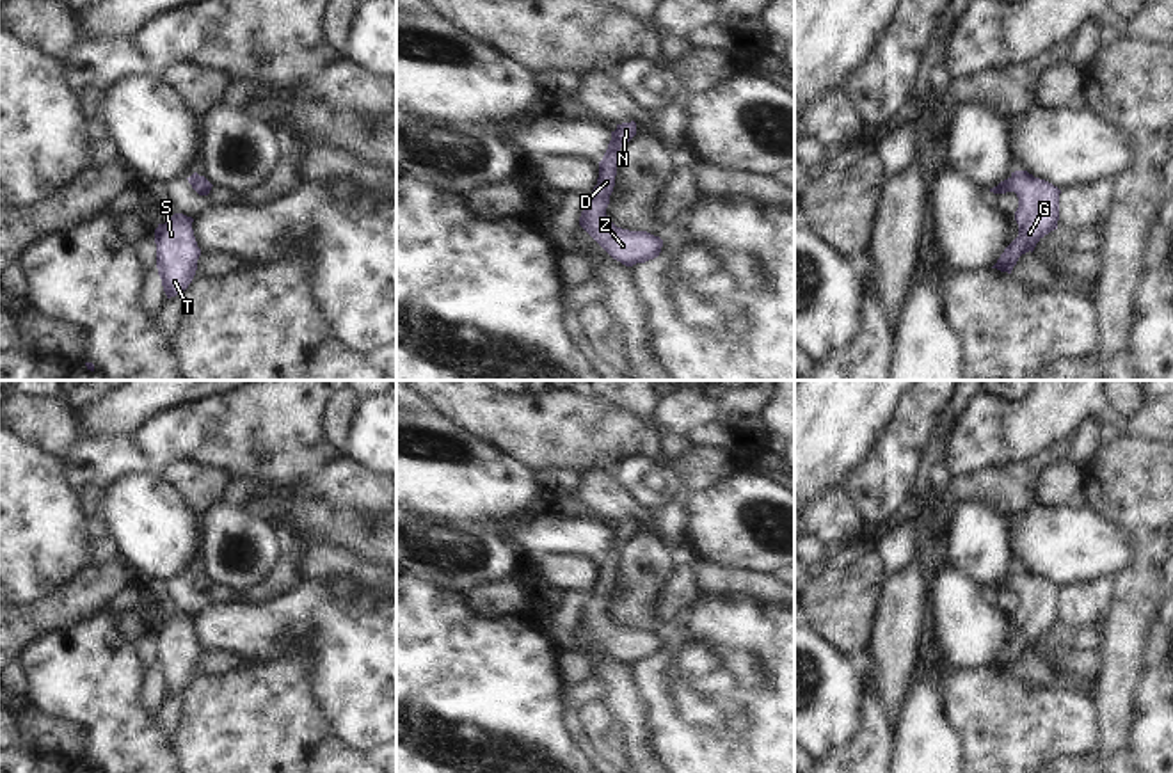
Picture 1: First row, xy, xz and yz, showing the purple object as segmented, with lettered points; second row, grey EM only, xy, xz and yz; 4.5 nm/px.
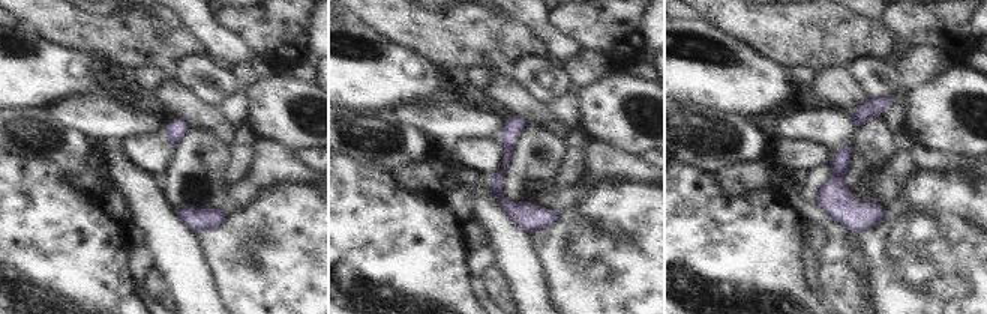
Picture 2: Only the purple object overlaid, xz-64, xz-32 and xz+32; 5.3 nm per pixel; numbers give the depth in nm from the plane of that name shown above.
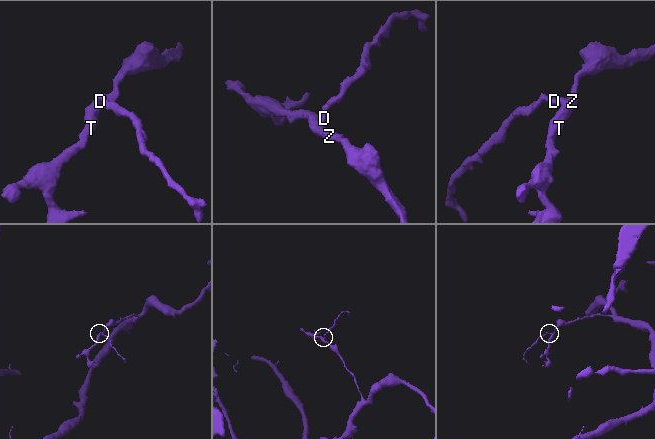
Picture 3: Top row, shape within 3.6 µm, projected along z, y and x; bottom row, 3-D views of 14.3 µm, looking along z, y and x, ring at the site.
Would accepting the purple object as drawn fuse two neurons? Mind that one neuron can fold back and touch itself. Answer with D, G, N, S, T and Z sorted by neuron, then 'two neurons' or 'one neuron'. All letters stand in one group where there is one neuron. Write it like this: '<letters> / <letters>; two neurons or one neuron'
D G N S T Z; one neuron

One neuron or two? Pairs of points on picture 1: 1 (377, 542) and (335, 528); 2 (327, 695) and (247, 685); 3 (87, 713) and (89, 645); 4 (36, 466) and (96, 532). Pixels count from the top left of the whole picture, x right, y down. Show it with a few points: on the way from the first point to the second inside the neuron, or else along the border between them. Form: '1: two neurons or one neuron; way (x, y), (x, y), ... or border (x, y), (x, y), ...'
1: one neuron; way (367, 537), (345, 530)
2: two neurons; border (308, 653), (317, 663), (315, 701), (335, 731)
3: one neuron; way (89, 697), (89, 661)
4: two neurons; border (70, 482), (86, 517), (86, 558), (89, 562)

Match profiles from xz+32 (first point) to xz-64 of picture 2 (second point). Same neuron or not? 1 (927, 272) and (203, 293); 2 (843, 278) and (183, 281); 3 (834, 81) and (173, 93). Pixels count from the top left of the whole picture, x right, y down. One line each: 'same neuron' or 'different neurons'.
1: different neurons
2: different neurons
3: same neuron

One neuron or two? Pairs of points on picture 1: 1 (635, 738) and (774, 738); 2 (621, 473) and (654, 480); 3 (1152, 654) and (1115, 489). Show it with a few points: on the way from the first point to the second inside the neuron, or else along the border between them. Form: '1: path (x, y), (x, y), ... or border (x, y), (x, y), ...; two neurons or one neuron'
1: border (642, 697), (647, 708), (651, 745), (658, 754); two neurons
2: path (630, 473), (646, 480); one neuron
3: border (1154, 619), (1138, 679); two neurons

